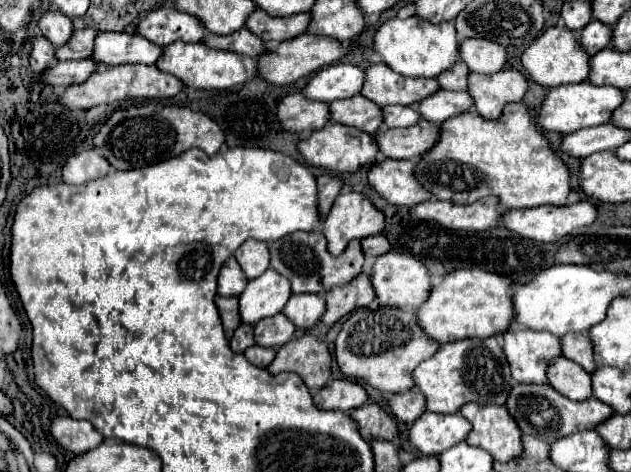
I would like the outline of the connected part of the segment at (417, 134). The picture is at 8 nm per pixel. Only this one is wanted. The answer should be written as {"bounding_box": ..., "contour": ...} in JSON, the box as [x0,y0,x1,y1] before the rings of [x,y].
{"bounding_box":[375,119,437,159],"contour":[[[421,119],[407,129],[387,129],[375,135],[377,149],[389,159],[413,159],[437,141],[437,125]]]}

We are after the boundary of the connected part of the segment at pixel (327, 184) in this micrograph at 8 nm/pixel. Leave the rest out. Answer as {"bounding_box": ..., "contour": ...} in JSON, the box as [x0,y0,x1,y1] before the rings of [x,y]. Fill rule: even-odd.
{"bounding_box":[317,175,341,219],"contour":[[[321,175],[321,177],[317,177],[317,189],[319,189],[319,195],[317,195],[319,215],[325,219],[333,199],[337,197],[337,193],[341,189],[341,181],[337,177],[333,177],[333,175]]]}

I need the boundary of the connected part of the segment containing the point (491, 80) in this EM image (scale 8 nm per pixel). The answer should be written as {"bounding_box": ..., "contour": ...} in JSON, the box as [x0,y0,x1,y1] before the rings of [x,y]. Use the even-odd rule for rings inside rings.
{"bounding_box":[467,69,527,119],"contour":[[[503,69],[491,75],[469,73],[467,93],[473,99],[473,109],[483,119],[497,119],[503,105],[521,101],[527,91],[527,79],[513,69]]]}

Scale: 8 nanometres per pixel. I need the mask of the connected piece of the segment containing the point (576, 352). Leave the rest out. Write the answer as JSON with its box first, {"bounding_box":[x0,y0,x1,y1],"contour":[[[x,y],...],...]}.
{"bounding_box":[561,333,597,371],"contour":[[[573,333],[561,337],[561,353],[581,365],[585,371],[593,371],[597,367],[593,357],[593,345],[587,333]]]}

